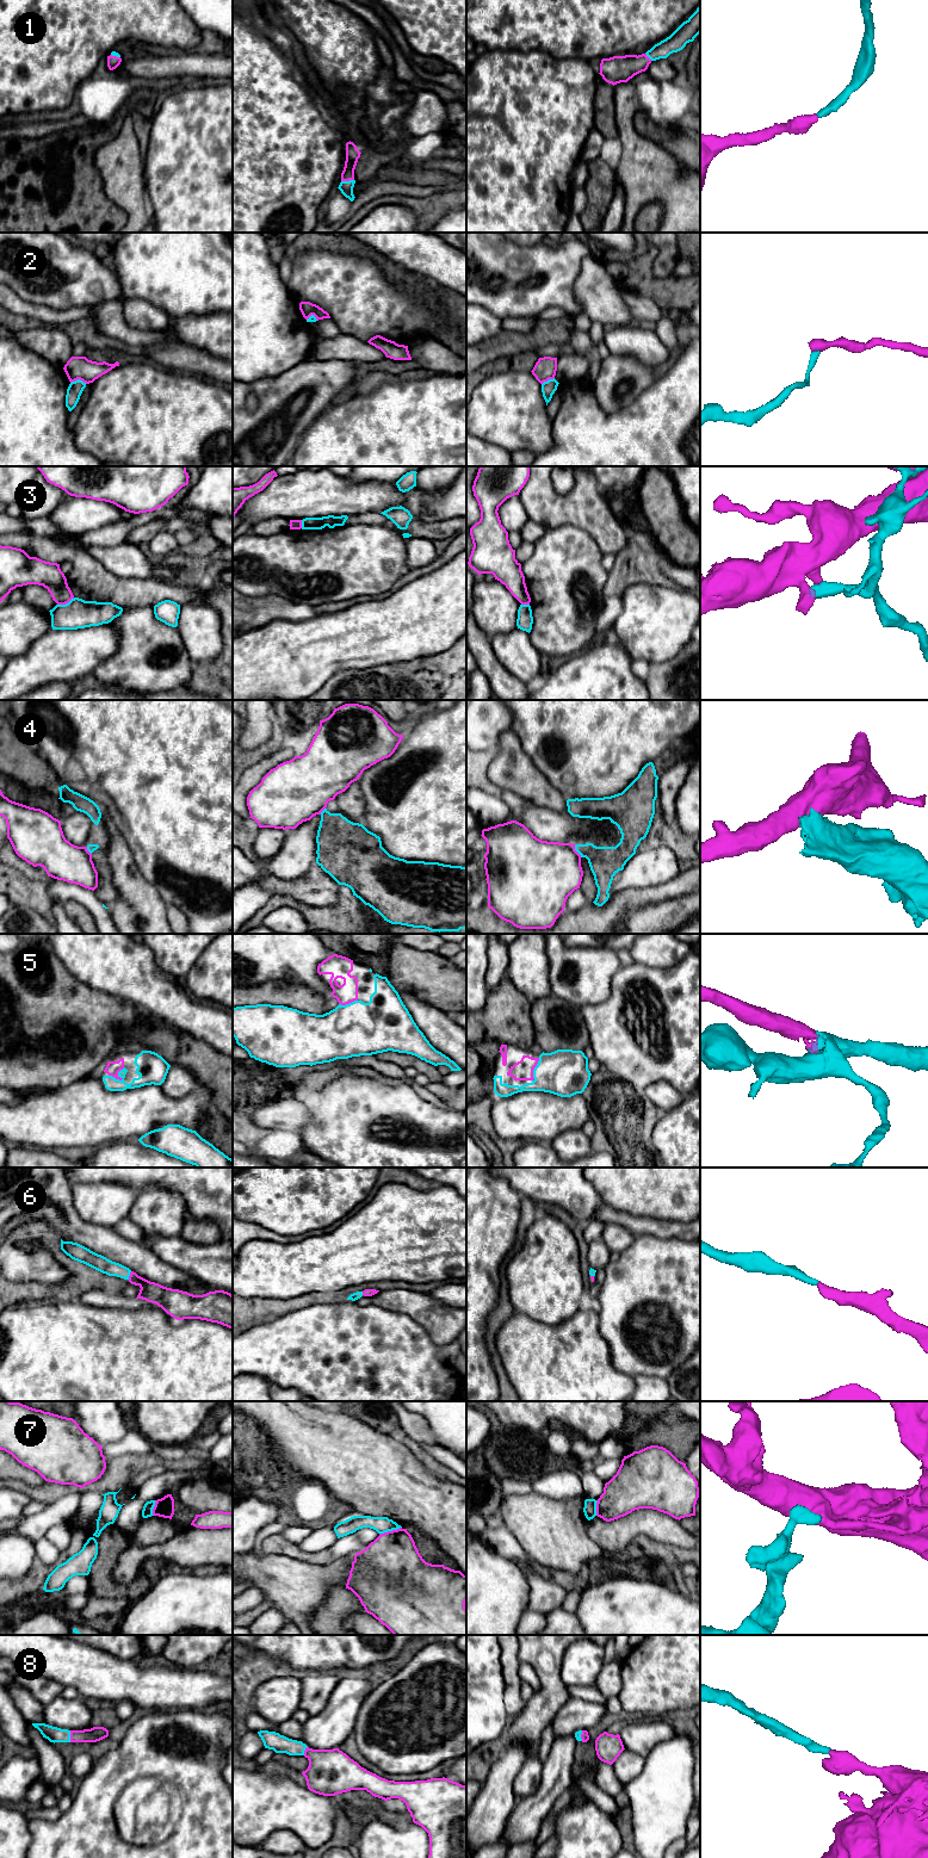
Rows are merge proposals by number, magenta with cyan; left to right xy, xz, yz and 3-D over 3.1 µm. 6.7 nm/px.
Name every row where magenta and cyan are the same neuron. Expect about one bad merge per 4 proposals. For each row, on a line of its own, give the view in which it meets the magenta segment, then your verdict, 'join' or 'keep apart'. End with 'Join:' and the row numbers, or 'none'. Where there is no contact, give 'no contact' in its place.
1: contact in xz; join
2: contact in xy; keep apart
3: contact in xy; keep apart
4: contact in yz; keep apart
5: contact in xy; join
6: contact in xy; join
7: contact in xz; keep apart
8: contact in xy; join
Join: 1, 5, 6, 8

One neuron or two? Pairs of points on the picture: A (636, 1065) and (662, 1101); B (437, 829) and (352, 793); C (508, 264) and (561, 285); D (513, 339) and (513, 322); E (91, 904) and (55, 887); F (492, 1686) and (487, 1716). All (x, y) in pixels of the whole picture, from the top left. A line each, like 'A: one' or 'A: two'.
A: two
B: two
C: one
D: two
E: one
F: one

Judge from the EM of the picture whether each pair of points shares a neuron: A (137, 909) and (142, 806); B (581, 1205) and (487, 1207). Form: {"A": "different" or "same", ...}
{"A": "different", "B": "different"}

